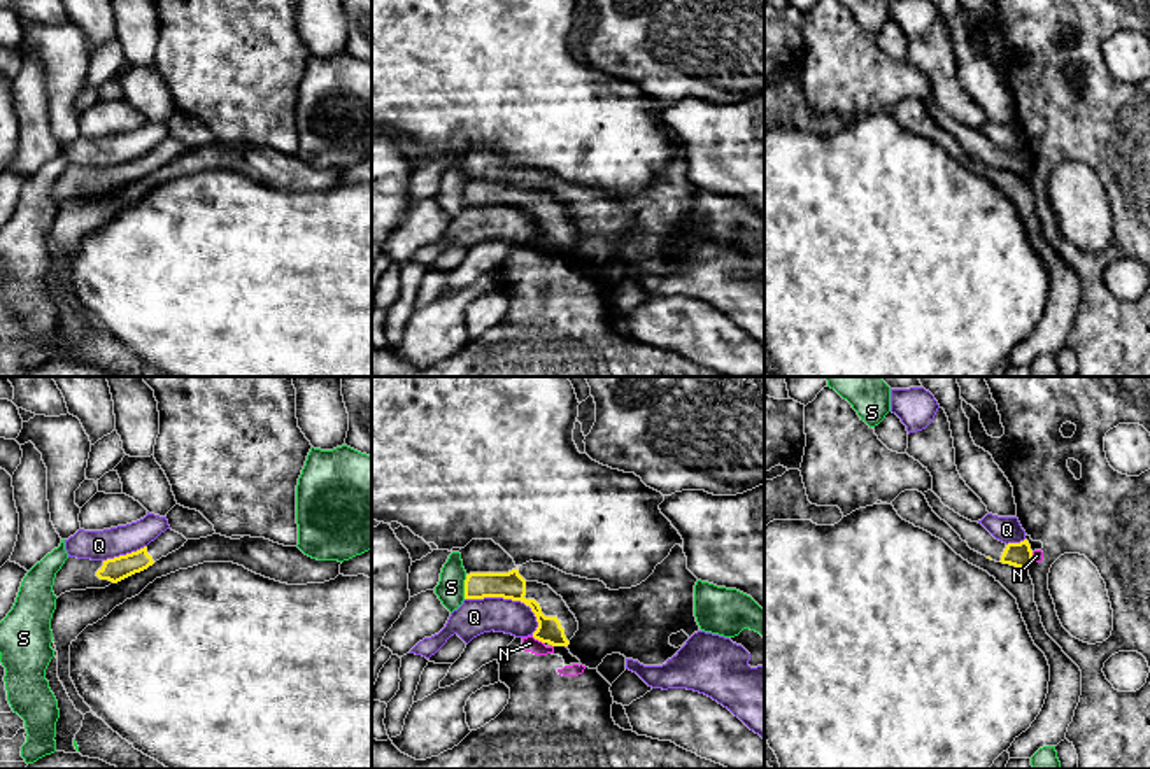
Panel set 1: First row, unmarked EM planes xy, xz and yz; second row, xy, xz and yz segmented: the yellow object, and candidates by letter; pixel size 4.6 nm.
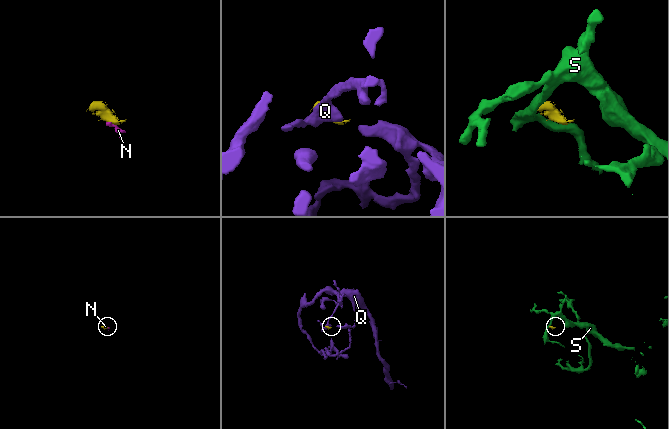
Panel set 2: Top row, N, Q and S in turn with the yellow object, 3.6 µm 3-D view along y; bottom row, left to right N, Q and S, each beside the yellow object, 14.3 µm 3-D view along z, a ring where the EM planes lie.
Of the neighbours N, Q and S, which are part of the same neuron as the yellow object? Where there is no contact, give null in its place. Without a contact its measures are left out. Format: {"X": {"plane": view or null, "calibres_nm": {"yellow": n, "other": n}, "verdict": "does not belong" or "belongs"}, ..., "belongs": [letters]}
{"N": {"plane": "xz", "calibres_nm": {"yellow": 120, "other": 70}, "verdict": "does not belong"}, "Q": {"plane": "xz", "calibres_nm": {"yellow": 130, "other": 170}, "verdict": "does not belong"}, "S": {"plane": "xz", "calibres_nm": {"yellow": 130, "other": 130}, "verdict": "does not belong"}, "belongs": []}

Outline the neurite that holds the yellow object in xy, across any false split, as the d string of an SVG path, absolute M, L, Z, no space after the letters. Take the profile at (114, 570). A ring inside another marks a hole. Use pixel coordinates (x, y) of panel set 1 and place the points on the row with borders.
M167 529L147 547L126 555L107 561L68 557L56 573L53 592L60 597L70 590L105 589L110 583L147 569L161 557L184 547L186 541L182 534Z

